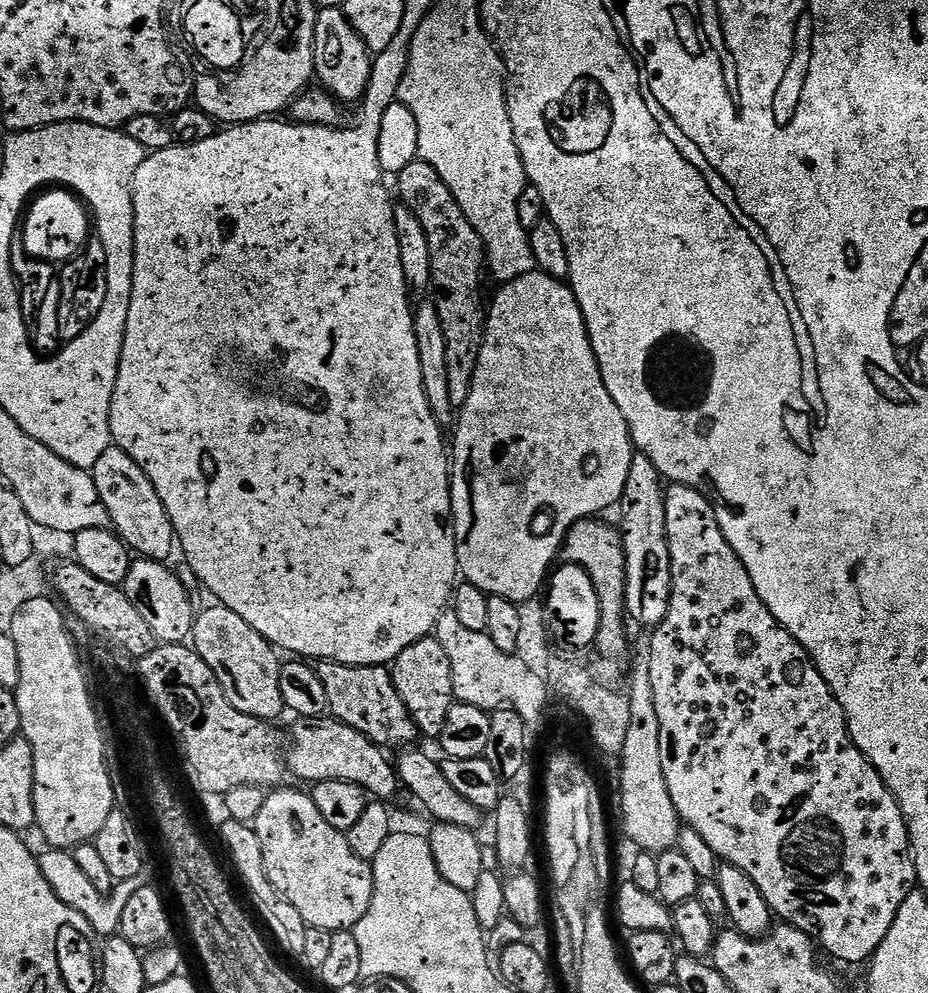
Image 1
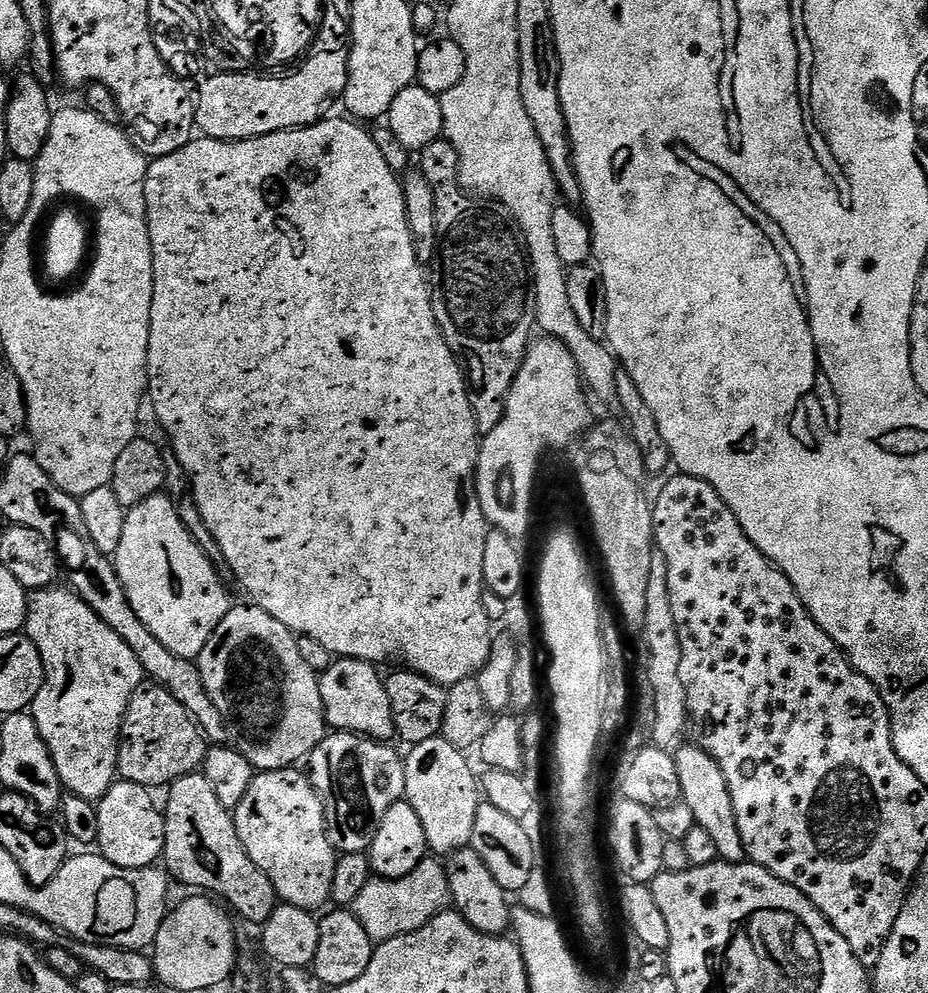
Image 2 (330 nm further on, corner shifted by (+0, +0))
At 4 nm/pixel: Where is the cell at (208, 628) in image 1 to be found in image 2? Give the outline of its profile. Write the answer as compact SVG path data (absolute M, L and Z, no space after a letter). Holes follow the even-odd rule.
M233 606L222 618L218 630L206 642L198 657L202 682L218 710L235 747L250 761L257 773L277 772L280 768L292 768L300 759L311 757L326 735L324 703L320 678L306 664L298 650L297 637L278 618L266 614L266 610L255 606L240 608Z

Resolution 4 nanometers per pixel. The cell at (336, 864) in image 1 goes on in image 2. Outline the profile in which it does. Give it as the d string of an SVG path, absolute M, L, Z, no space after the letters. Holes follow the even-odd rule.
M300 770L262 772L250 782L246 798L234 809L238 838L250 858L270 878L283 903L317 910L329 903L338 853L324 824L324 807L311 779Z

